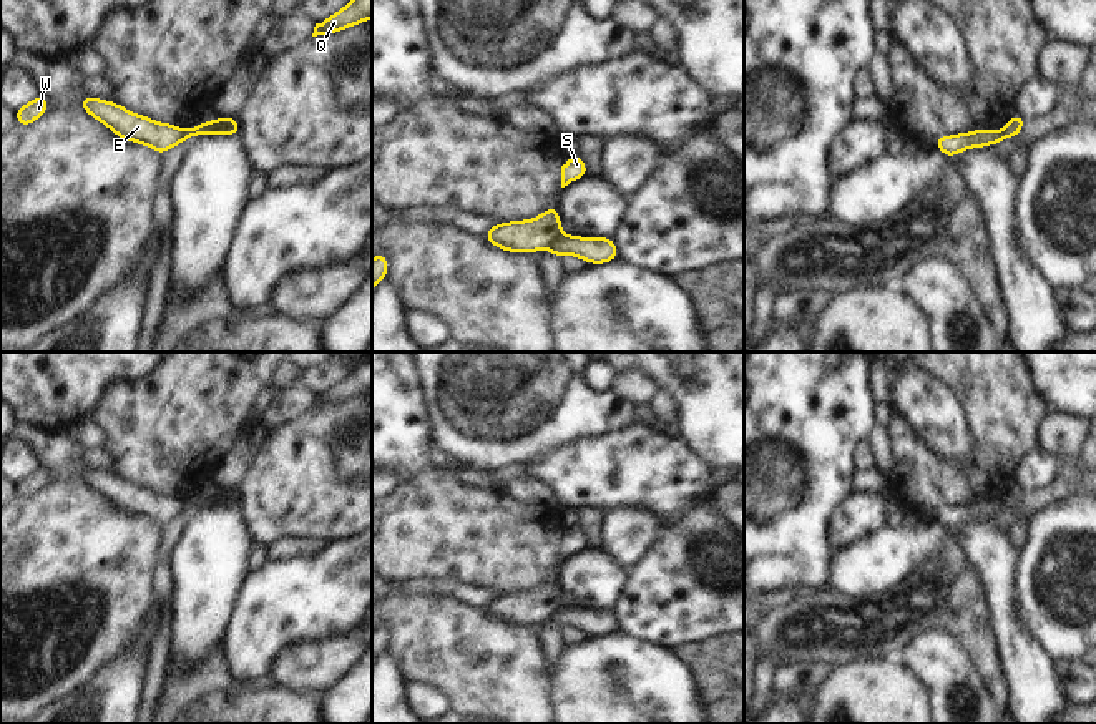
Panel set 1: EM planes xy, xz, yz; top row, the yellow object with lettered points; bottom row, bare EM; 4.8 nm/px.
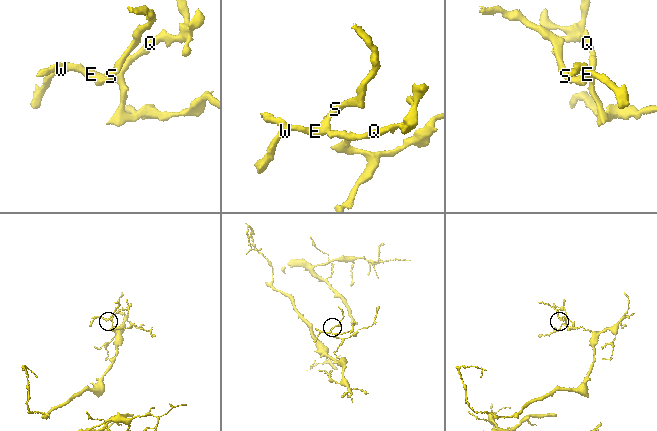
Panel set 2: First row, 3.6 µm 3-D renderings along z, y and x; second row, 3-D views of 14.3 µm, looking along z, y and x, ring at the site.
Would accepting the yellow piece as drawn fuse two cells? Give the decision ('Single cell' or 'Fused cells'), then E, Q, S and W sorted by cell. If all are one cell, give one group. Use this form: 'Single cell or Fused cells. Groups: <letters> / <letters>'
Fused cells. Groups: E S W / Q

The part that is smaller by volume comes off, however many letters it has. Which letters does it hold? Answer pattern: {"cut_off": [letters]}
{"cut_off": ["E", "S", "W"]}

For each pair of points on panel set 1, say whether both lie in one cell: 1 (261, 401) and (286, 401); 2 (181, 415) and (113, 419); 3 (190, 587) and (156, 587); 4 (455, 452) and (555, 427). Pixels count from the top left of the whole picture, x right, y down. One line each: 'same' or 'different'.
1: different
2: same
3: different
4: same

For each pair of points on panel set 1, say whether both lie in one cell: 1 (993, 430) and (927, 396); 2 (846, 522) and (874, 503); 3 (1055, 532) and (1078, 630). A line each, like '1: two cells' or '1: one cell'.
1: two cells
2: one cell
3: one cell

